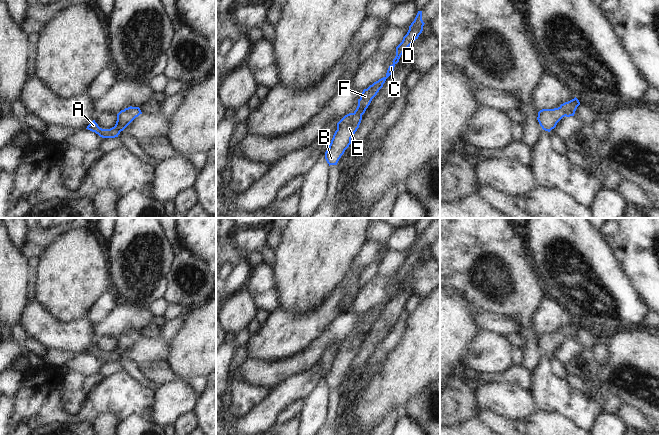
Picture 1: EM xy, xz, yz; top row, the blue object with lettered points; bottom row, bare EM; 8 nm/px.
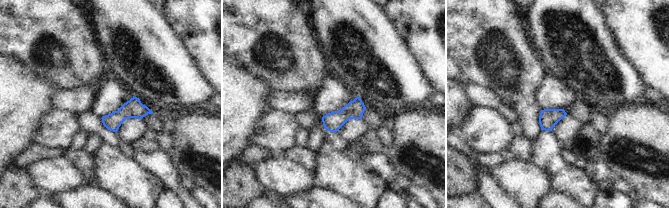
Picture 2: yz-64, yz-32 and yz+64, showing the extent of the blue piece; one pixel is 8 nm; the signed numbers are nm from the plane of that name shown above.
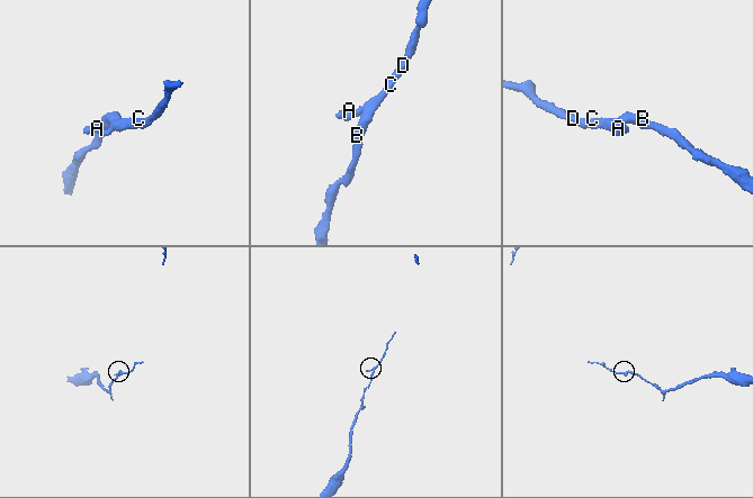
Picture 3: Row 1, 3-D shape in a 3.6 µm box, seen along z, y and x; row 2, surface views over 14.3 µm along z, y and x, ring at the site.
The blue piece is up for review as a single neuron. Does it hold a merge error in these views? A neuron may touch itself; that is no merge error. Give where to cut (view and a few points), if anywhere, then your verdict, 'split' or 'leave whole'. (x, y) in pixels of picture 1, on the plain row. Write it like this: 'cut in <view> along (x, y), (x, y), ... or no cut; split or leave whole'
no cut; leave whole

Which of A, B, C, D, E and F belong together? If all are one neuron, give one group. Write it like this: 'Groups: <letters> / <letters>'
Groups: A B C D E F

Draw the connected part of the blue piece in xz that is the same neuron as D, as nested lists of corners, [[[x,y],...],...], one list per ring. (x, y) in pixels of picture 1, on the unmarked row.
[[[418,235],[414,245],[409,250],[407,258],[403,261],[402,266],[396,271],[396,280],[392,285],[393,288],[389,290],[386,300],[374,306],[367,313],[364,313],[358,323],[356,334],[353,337],[345,339],[337,347],[337,354],[333,359],[329,372],[325,376],[325,383],[329,390],[337,389],[341,380],[351,368],[351,362],[359,352],[362,339],[365,337],[372,323],[383,311],[386,303],[394,296],[394,291],[399,286],[401,279],[416,263],[418,263],[423,255],[424,248],[425,247],[422,244],[422,235]]]

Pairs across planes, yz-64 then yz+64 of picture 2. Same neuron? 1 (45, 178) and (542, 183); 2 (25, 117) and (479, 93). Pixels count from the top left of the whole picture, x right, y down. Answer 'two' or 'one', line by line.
1: one
2: two

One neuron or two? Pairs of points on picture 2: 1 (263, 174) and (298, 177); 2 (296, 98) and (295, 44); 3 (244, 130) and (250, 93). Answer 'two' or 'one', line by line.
1: one
2: two
3: one

